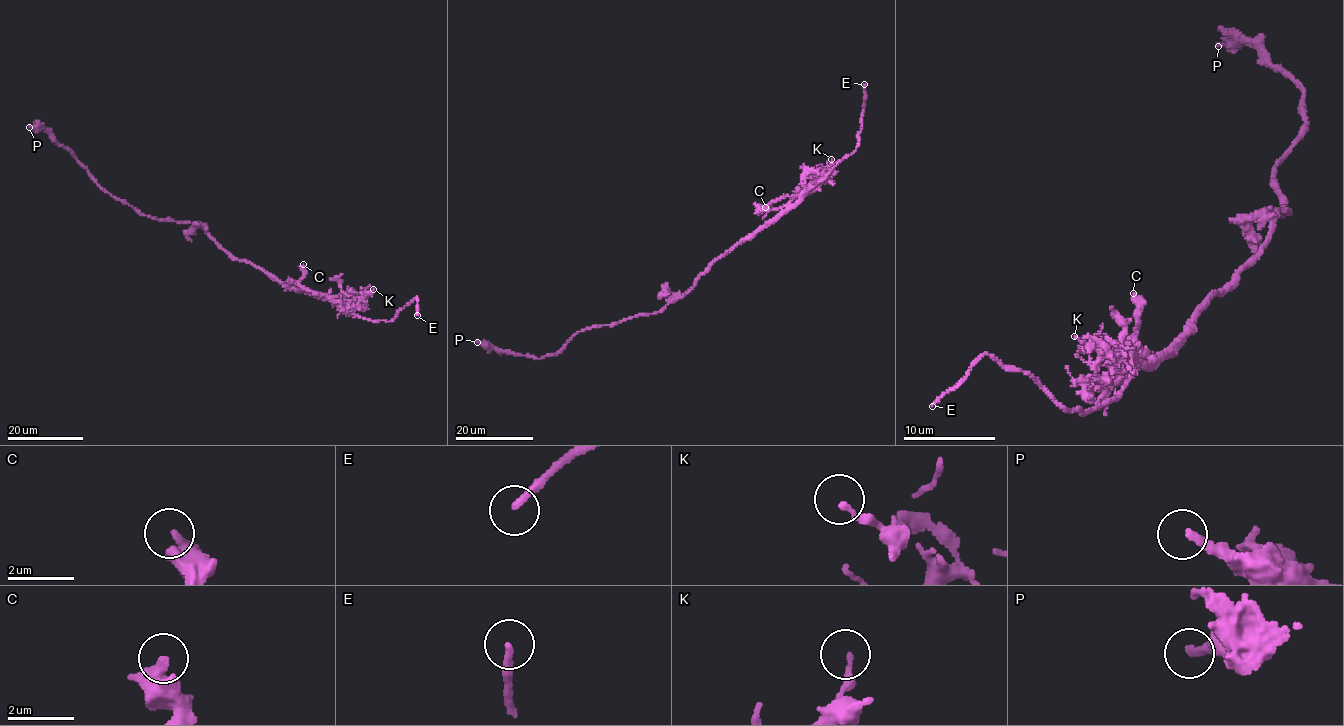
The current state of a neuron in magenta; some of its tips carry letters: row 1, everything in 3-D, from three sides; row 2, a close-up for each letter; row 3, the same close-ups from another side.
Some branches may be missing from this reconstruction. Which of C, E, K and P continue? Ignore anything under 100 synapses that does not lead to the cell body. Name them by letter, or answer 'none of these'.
E

